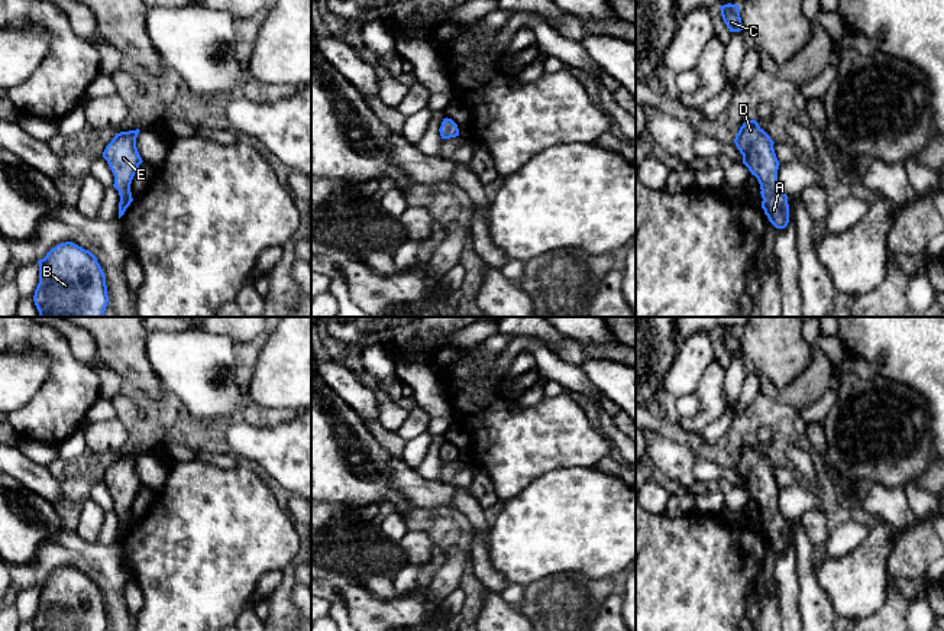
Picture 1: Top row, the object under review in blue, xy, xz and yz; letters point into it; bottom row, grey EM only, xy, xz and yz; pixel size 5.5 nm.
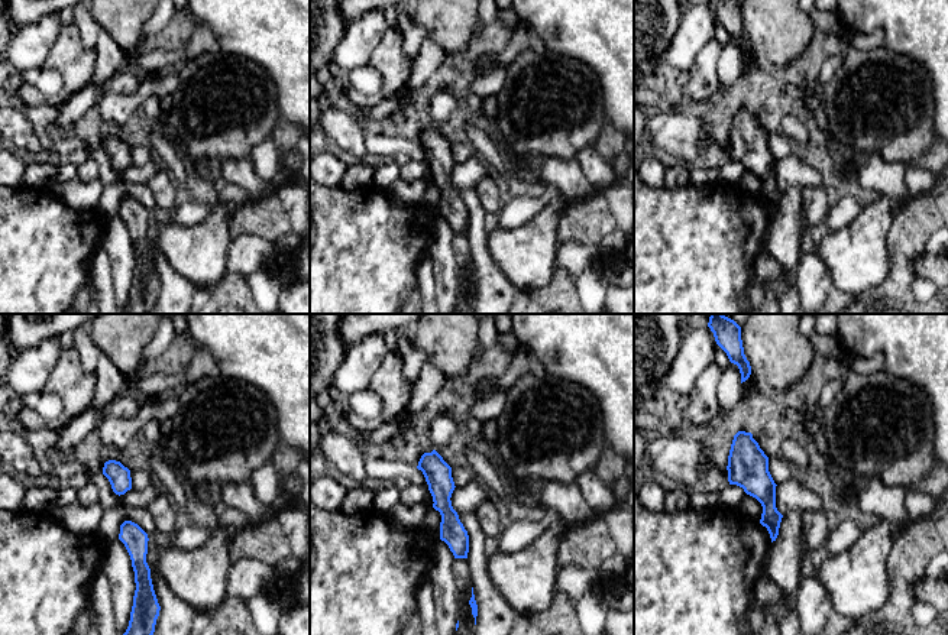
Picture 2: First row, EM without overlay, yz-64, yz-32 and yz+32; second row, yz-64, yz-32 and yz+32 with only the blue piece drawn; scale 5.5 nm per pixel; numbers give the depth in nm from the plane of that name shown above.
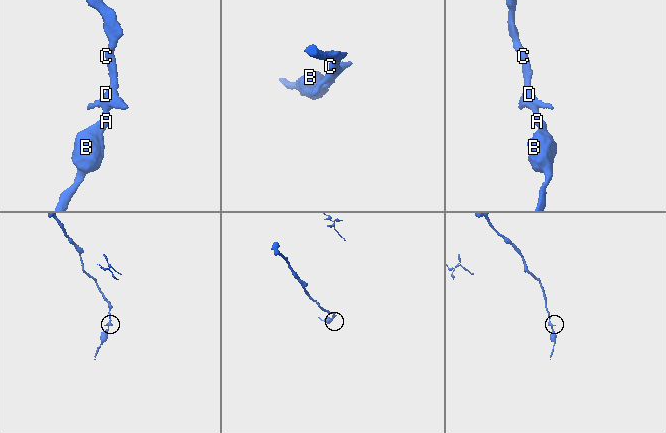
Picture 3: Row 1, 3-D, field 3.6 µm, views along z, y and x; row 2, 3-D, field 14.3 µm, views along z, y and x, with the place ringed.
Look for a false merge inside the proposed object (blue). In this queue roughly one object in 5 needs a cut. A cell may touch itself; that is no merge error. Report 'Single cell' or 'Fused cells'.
Single cell

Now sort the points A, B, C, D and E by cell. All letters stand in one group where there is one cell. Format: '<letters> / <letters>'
A B C D E

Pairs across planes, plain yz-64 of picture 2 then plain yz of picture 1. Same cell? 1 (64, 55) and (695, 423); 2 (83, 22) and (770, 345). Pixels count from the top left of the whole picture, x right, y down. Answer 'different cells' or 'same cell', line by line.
1: same cell
2: different cells

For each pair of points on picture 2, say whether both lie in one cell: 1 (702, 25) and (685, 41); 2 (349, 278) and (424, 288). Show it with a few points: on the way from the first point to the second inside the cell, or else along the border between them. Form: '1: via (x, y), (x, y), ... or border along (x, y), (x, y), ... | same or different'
1: via (698, 28), (689, 36) | same
2: border along (419, 262), (416, 288) | different

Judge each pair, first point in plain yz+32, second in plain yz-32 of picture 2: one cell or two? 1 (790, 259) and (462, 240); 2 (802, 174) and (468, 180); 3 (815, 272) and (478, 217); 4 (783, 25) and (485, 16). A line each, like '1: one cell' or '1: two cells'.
1: one cell
2: one cell
3: one cell
4: two cells

